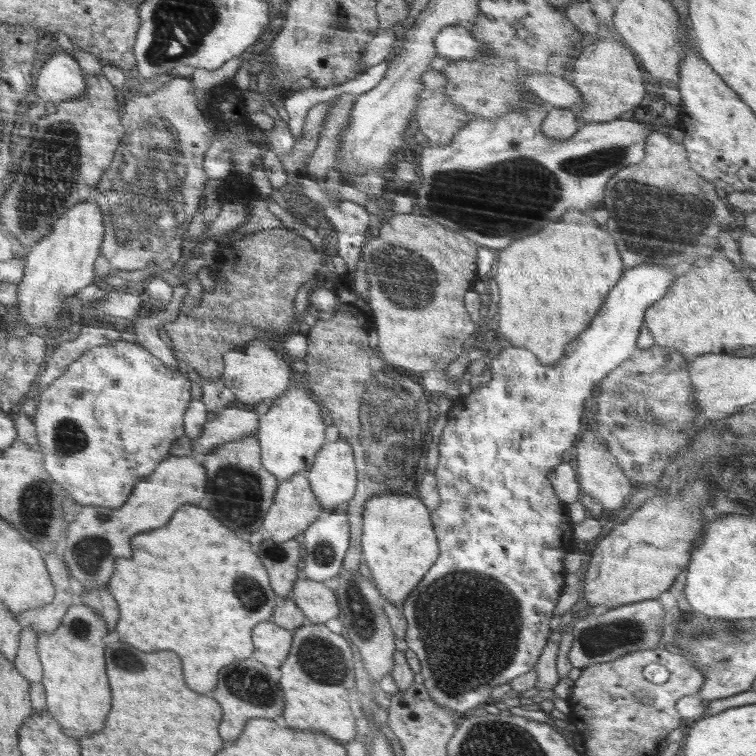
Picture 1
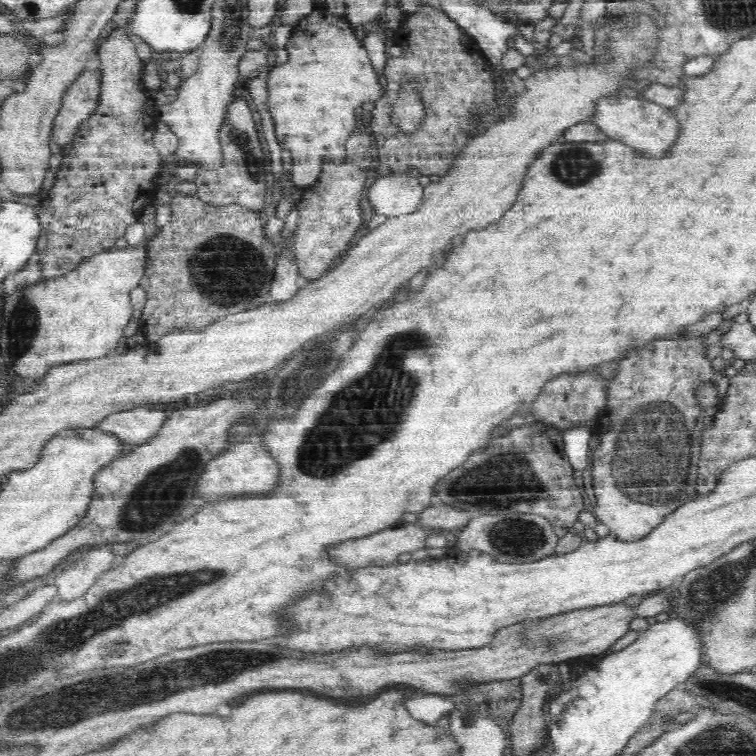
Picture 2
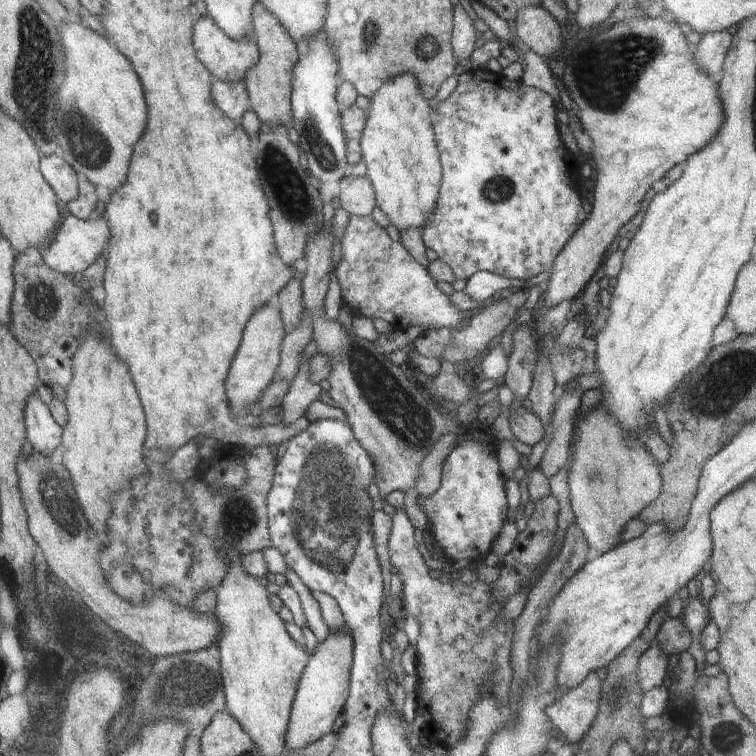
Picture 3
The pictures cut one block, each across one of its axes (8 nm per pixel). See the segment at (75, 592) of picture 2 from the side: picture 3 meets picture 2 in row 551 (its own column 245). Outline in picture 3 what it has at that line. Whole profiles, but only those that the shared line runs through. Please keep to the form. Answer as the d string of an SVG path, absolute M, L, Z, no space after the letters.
M244 78L238 82L217 80L212 84L210 92L214 104L232 120L241 121L242 116L251 109Z

